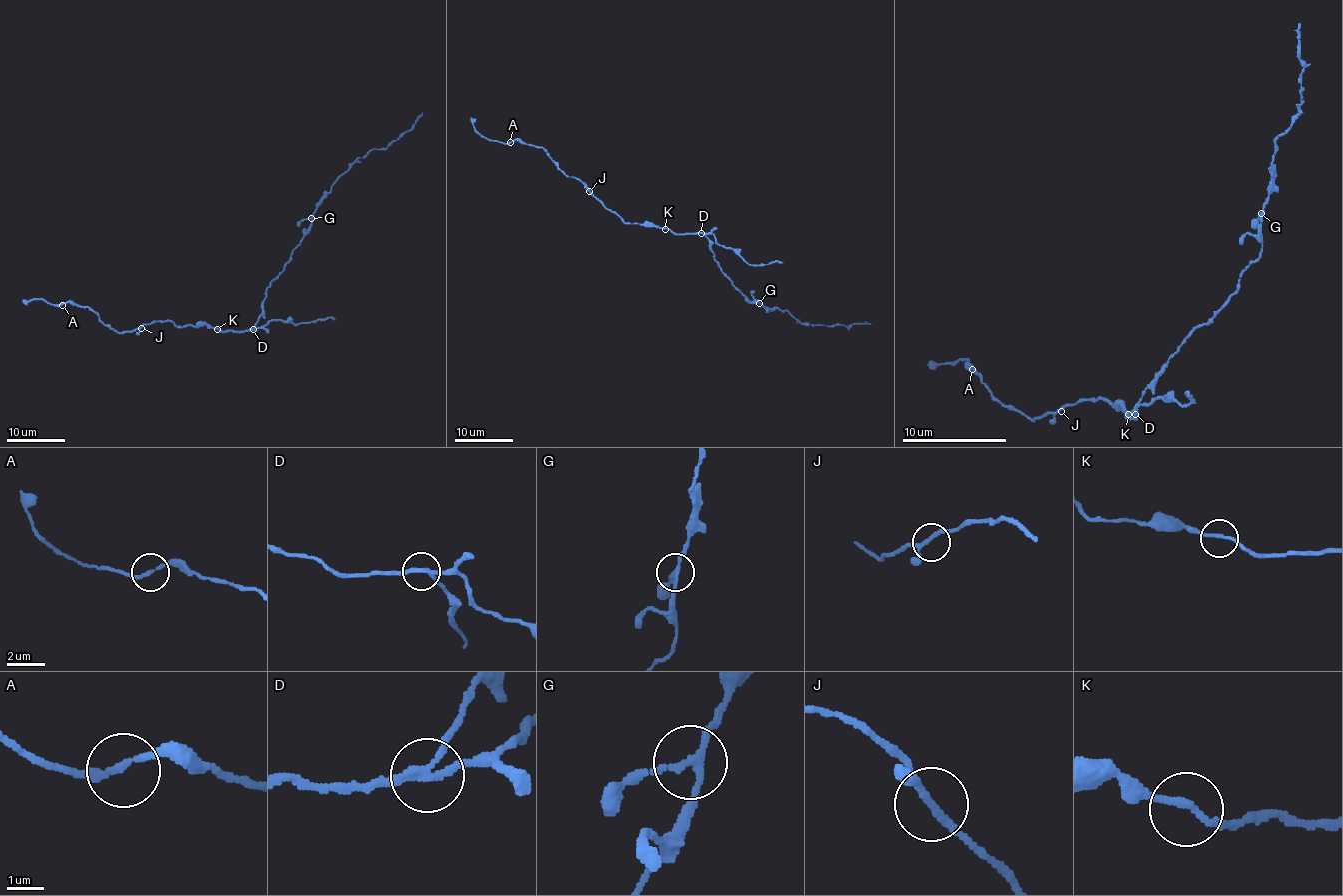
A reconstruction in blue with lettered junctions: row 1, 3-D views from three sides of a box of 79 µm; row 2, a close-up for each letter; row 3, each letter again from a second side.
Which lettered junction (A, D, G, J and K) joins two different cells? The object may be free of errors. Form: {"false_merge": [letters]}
{"false_merge": ["D"]}

